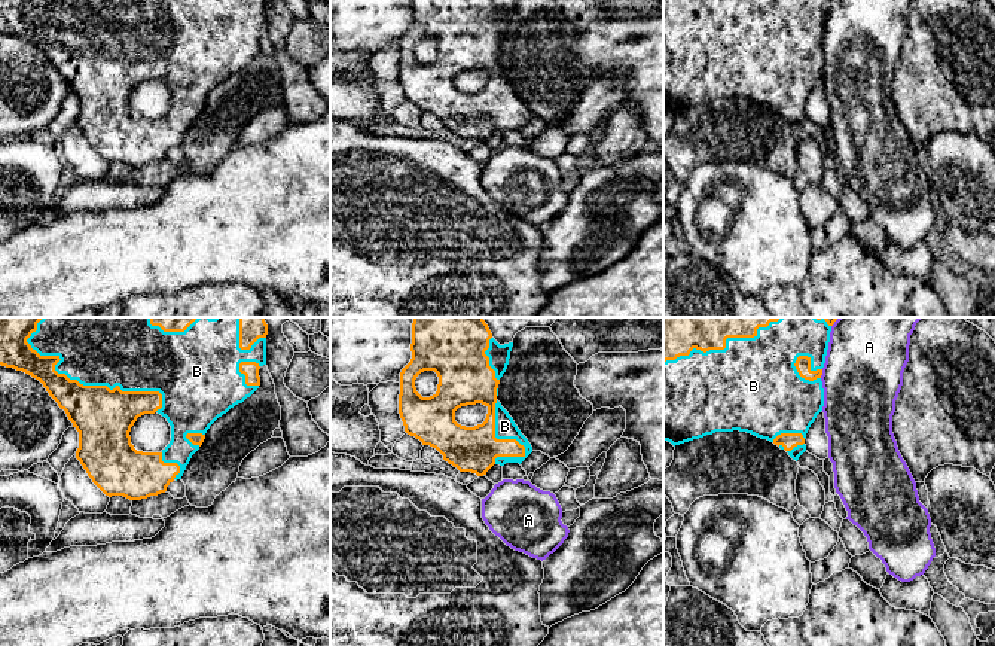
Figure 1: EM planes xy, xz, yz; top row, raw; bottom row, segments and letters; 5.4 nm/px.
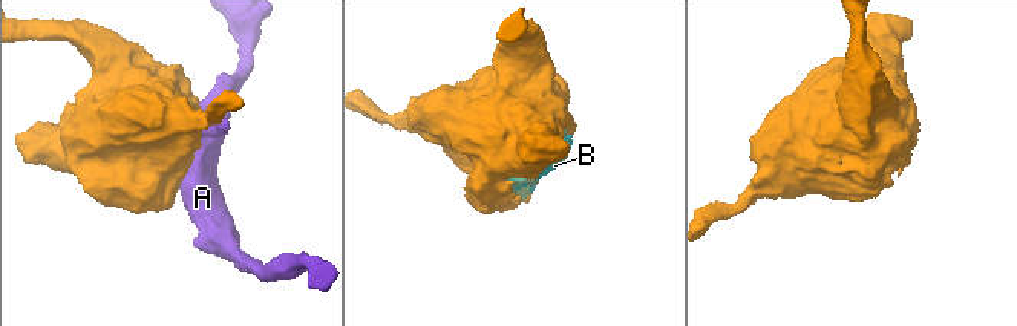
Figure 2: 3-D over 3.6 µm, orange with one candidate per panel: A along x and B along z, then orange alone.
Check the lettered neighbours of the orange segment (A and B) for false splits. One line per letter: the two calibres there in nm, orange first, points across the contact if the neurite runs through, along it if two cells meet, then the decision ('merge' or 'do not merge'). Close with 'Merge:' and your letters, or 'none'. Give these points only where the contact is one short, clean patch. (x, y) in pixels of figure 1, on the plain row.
A: calibres 80 and 440 nm; do not merge
B: calibres 320 and 300 nm; merge
Merge: B

